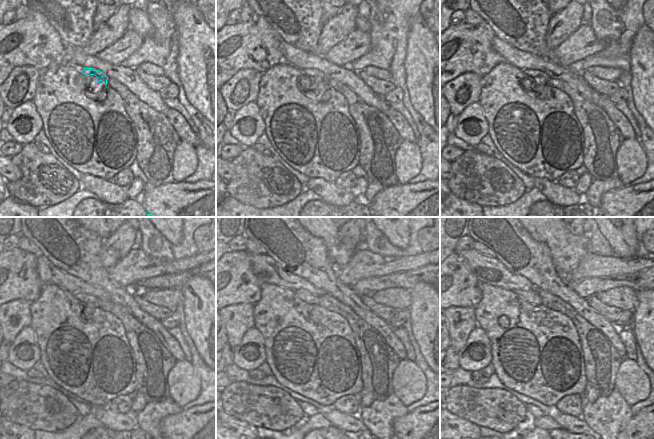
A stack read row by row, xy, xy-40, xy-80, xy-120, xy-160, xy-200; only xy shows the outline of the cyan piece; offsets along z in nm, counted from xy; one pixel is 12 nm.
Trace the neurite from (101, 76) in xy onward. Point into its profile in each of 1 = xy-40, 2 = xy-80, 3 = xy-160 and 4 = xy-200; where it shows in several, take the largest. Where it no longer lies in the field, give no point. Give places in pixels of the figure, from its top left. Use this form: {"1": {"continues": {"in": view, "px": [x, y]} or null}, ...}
{"1": {"continues": {"in": "xy-40", "px": [319, 75]}}, "2": {"continues": {"in": "xy-80", "px": [541, 75]}}, "3": {"continues": {"in": "xy-160", "px": [304, 295]}}, "4": {"continues": {"in": "xy-200", "px": [531, 296]}}}

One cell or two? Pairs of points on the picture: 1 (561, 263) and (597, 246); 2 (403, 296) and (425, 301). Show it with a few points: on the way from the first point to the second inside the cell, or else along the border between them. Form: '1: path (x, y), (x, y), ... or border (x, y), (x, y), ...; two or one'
1: border (589, 239), (591, 250); two
2: border (409, 290), (410, 306), (407, 309); two

